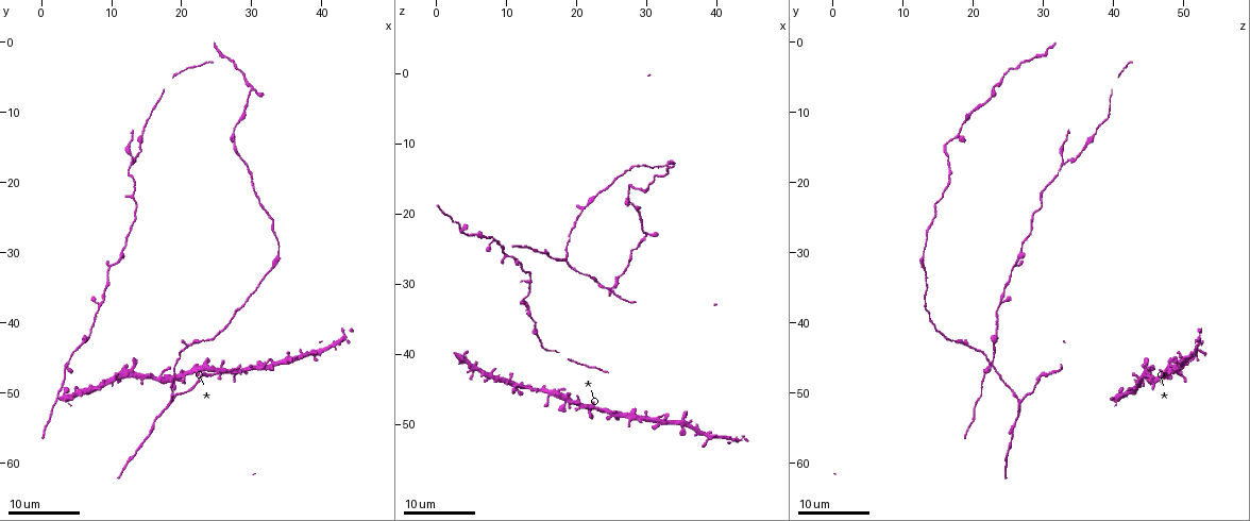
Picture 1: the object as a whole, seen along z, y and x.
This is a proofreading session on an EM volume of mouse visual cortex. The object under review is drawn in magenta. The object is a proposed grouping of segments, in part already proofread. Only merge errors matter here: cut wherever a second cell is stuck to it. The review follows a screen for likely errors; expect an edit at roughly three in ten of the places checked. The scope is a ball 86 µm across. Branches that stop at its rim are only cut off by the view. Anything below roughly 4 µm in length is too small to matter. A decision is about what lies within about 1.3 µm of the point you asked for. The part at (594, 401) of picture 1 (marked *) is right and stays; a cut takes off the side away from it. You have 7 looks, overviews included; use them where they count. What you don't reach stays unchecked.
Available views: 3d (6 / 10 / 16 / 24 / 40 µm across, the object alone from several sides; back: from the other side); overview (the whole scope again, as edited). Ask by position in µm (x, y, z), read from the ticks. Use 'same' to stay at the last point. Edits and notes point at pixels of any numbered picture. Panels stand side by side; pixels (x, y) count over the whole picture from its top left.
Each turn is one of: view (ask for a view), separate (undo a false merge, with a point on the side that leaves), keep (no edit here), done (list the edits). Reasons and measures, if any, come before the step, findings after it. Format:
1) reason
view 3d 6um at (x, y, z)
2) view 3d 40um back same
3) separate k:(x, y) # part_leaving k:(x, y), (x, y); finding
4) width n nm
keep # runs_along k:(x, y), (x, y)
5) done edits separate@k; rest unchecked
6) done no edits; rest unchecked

three arms meet
view 3d 24um at (18.5, 51.0, 26.5)

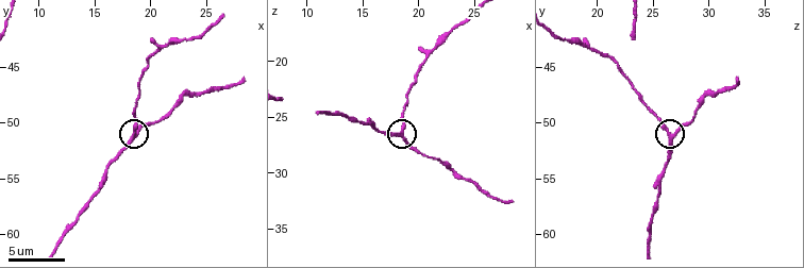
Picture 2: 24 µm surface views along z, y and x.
closer look
view 3d 10um at (18.4, 50.8, 26.4)

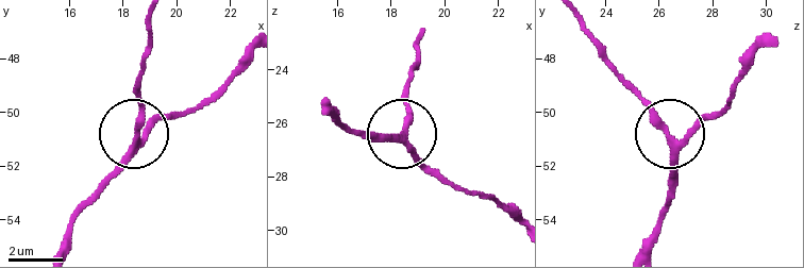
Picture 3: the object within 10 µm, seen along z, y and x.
keep # all the same cell

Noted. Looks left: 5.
thick turns thin
view 3d 24um at (10.5, 31.5, 26.0)

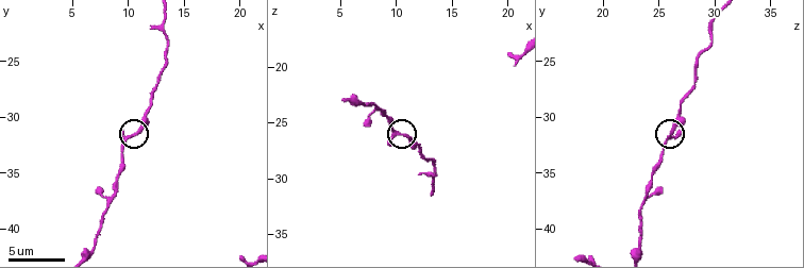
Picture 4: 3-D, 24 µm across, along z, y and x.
closer look
view 3d 10um at (10.2, 31.6, 26.0)

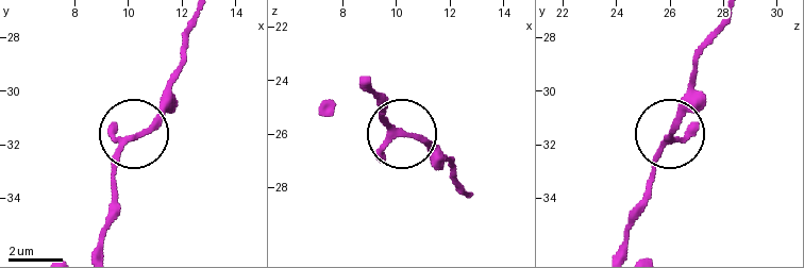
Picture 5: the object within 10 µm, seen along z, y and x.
width 170 nm
keep # continuous, no second cell

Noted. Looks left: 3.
three arms meet
view 3d 24um at (13.0, 17.0, 33.0)

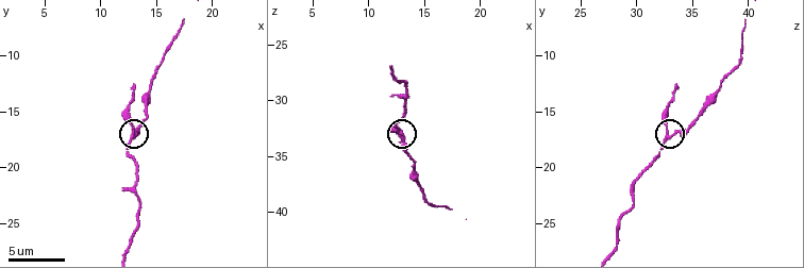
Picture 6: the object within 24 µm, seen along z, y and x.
view 3d 10um at (13.0, 17.2, 33.2)

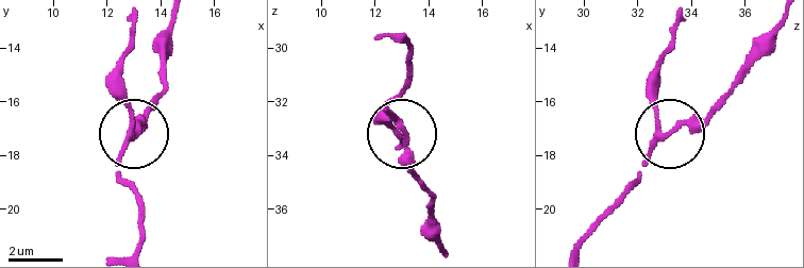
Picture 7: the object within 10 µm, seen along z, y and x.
arms 3
keep # runs_along 7:(579, 249), (592, 221), (634, 180), (662, 139), (648, 72); one cell here

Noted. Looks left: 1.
done no edits; rest unchecked

